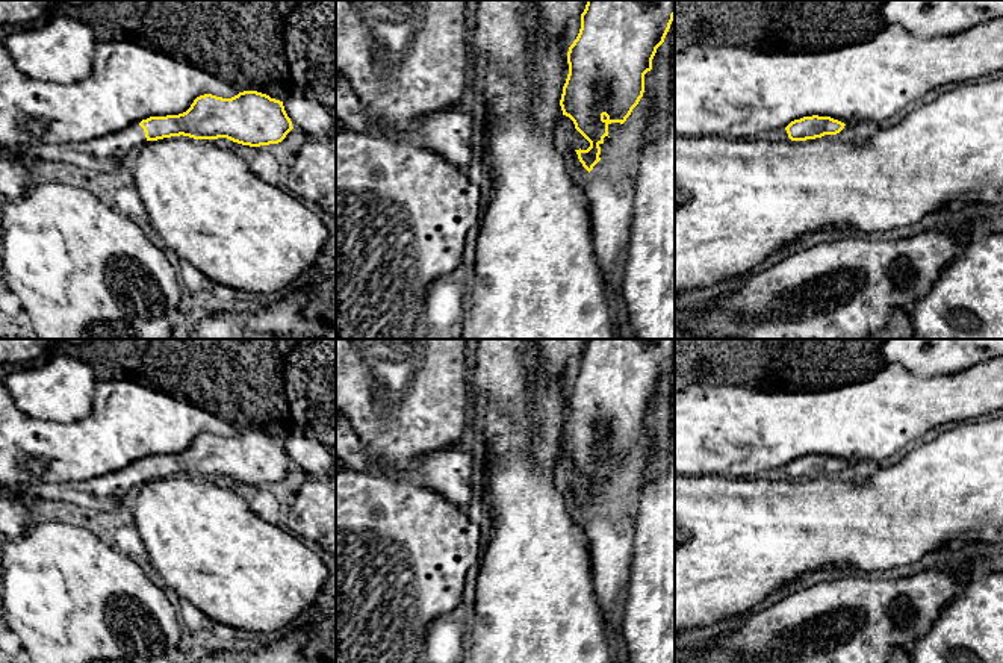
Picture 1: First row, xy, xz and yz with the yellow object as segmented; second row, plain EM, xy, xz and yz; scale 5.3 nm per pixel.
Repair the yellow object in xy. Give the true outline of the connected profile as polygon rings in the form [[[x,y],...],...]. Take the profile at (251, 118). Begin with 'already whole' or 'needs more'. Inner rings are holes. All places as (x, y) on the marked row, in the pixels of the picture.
needs more; [[[244,91],[231,98],[204,94],[183,114],[150,117],[97,139],[24,148],[24,154],[113,173],[132,160],[147,141],[183,135],[194,139],[227,138],[242,145],[260,147],[281,142],[292,129],[283,101],[266,94]]]

